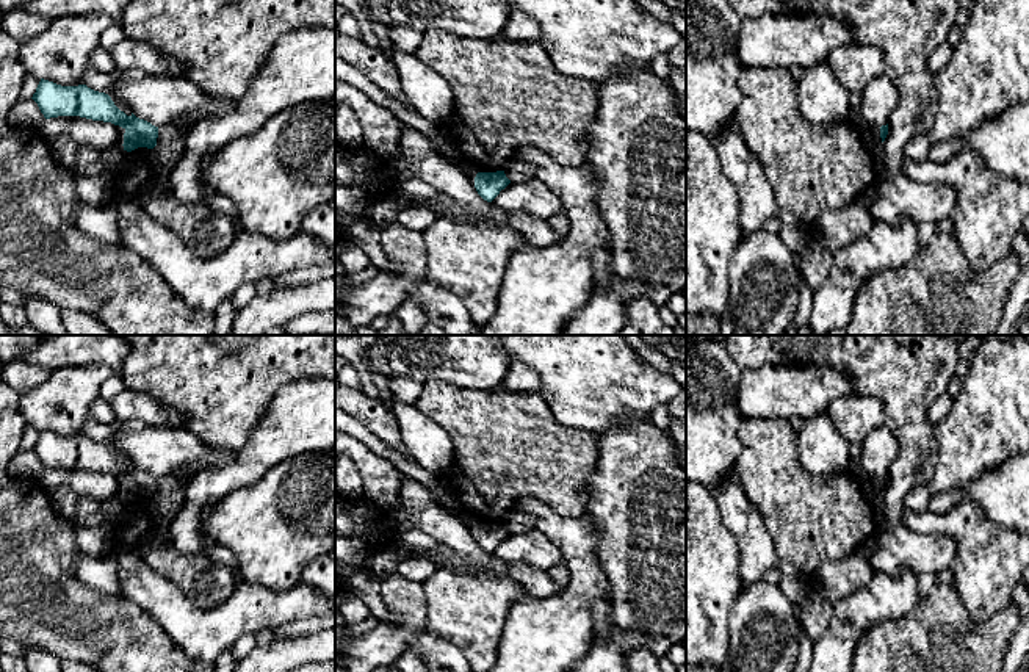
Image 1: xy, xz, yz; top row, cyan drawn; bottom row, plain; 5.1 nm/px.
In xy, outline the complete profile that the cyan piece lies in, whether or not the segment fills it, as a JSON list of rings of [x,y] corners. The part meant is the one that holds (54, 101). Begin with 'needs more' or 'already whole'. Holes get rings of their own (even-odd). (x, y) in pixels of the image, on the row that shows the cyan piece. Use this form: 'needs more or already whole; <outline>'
already whole; [[[41,78],[31,97],[45,119],[58,116],[80,116],[92,121],[103,121],[119,125],[124,133],[124,150],[132,152],[138,147],[153,149],[157,146],[158,127],[121,111],[111,97],[94,91],[86,85],[61,86]]]

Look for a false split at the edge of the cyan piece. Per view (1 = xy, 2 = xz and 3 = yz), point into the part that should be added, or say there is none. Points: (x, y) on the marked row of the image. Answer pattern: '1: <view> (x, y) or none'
1: none
2: none
3: none

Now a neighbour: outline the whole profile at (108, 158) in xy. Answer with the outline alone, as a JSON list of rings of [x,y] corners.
[[[124,146],[100,150],[100,155],[94,163],[96,174],[113,175],[114,166],[121,161],[122,155],[124,155]]]

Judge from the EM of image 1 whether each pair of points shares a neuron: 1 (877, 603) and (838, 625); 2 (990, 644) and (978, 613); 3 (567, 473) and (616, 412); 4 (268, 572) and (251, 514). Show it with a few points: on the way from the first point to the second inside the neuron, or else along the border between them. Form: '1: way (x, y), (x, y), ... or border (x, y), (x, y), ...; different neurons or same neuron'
1: way (868, 610), (852, 625), (848, 625); same neuron
2: border (957, 594), (973, 624), (985, 622), (1010, 600); different neurons
3: border (559, 423), (595, 434); different neurons
4: way (268, 558), (268, 531), (265, 528); same neuron

